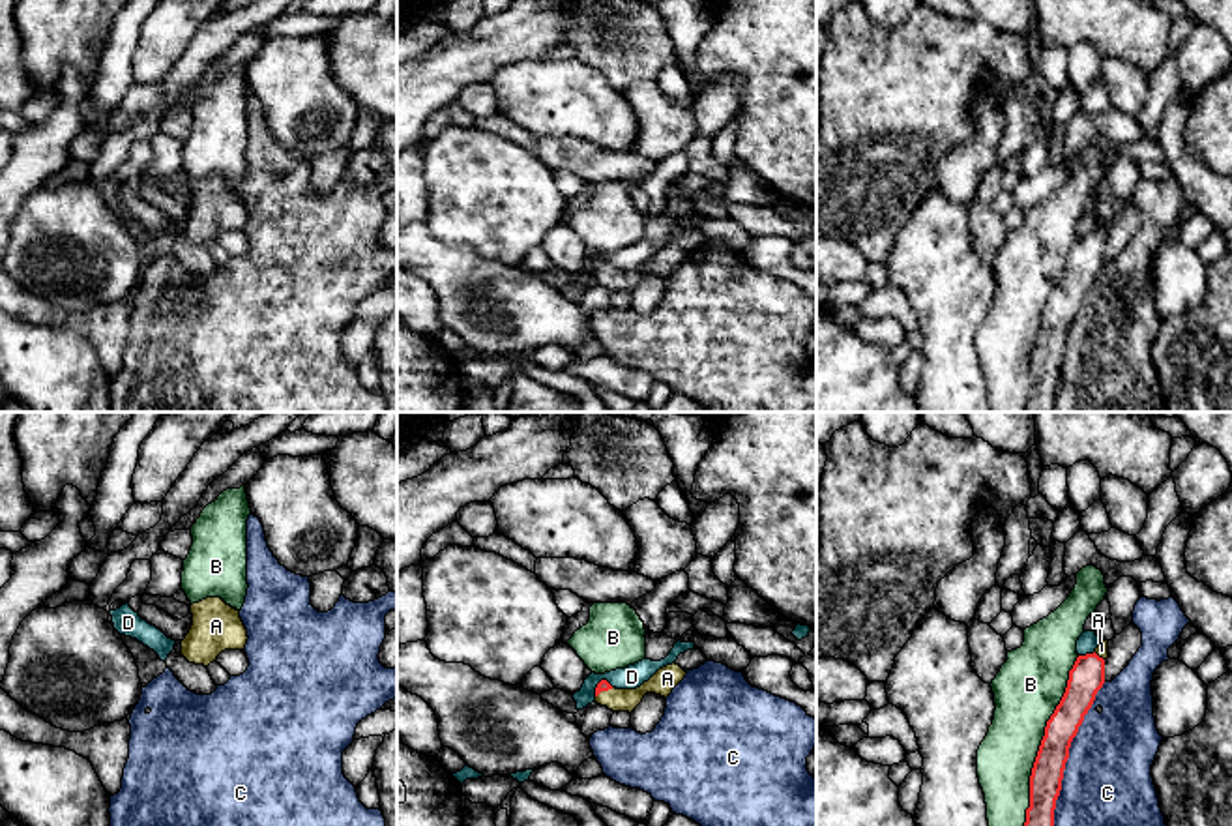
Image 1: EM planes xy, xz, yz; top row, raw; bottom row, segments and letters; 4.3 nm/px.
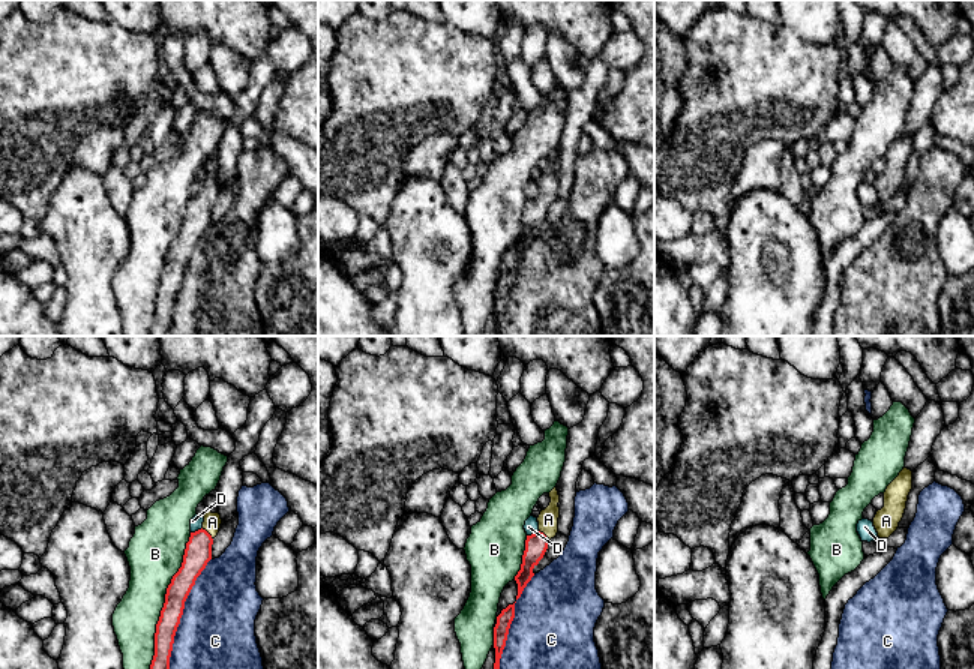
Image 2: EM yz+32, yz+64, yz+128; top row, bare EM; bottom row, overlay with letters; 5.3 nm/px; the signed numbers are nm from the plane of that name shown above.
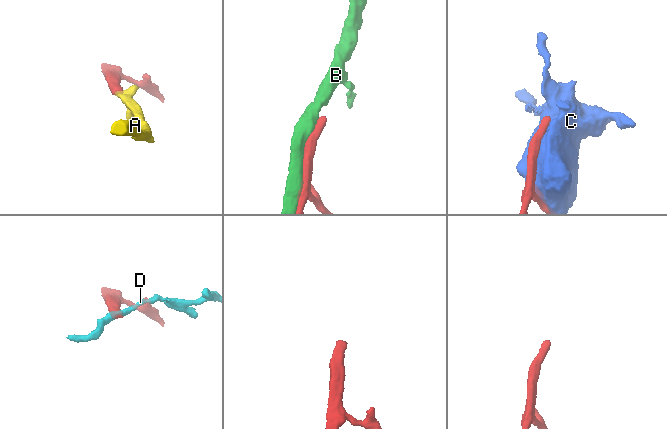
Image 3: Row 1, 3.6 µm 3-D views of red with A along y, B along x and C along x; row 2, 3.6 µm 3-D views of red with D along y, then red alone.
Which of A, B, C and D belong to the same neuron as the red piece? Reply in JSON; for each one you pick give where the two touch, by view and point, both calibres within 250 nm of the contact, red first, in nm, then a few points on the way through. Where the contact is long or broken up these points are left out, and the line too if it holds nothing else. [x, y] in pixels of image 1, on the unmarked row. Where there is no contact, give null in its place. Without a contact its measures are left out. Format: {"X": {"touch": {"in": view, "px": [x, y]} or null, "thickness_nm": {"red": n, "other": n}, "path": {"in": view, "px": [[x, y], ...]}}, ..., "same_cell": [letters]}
{"A": {"touch": {"in": "xz", "px": [603, 270]}, "thickness_nm": {"red": 50, "other": 100}, "path": {"in": "xz", "px": [[603, 266], [603, 270], [637, 276], [661, 265]]}}, "same_cell": ["A"]}

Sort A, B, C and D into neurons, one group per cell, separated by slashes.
A / B / C / D

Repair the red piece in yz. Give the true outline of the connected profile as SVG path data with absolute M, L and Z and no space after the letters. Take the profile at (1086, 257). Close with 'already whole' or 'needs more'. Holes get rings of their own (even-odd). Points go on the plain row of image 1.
M1101 219L1095 232L1078 236L1069 251L1065 273L1047 302L1045 317L1032 348L1024 412L1054 412L1054 390L1062 371L1069 328L1097 272L1105 264L1107 238L1108 221Z; needs more

